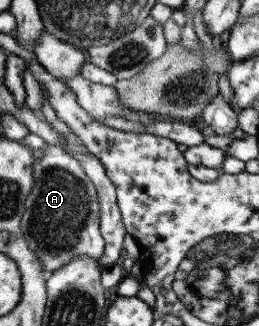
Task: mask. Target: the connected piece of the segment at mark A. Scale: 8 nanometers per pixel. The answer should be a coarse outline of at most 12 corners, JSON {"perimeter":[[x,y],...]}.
{"perimeter":[[41,149],[19,225],[48,273],[81,255],[102,267],[95,185],[81,162]]}

